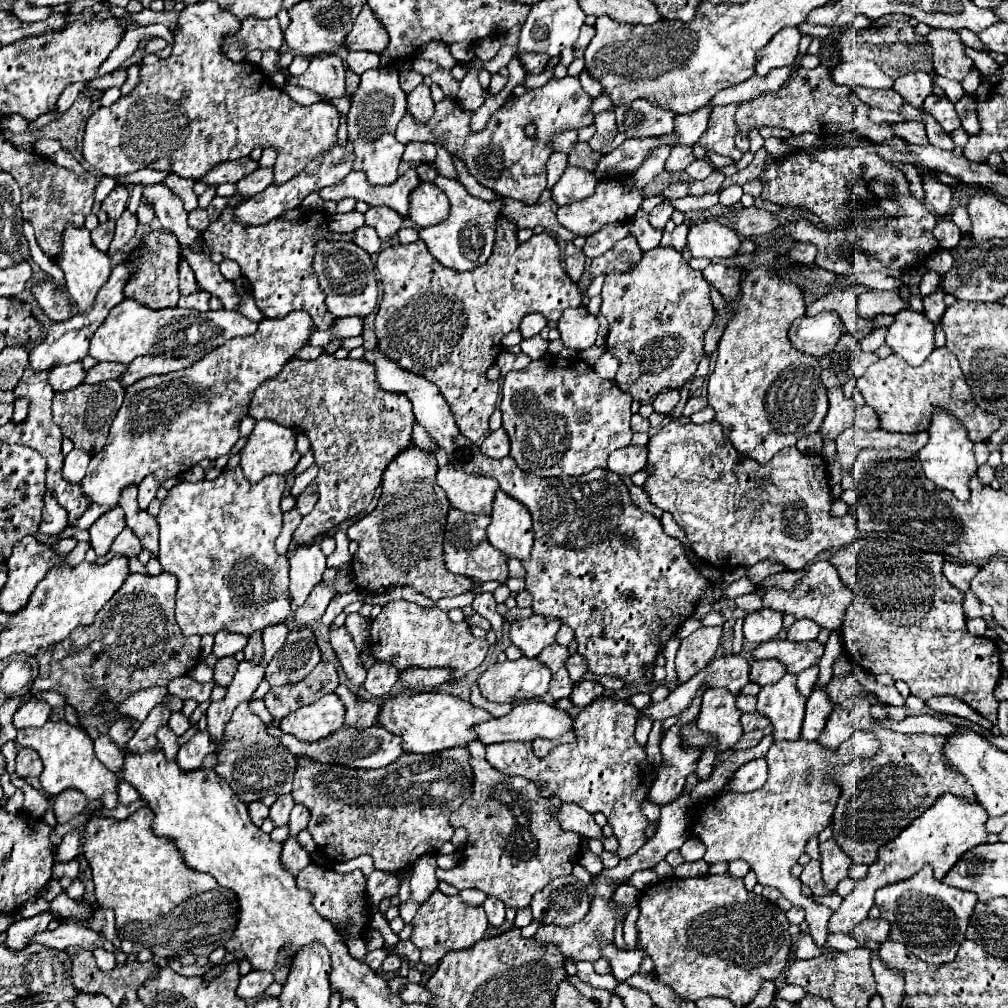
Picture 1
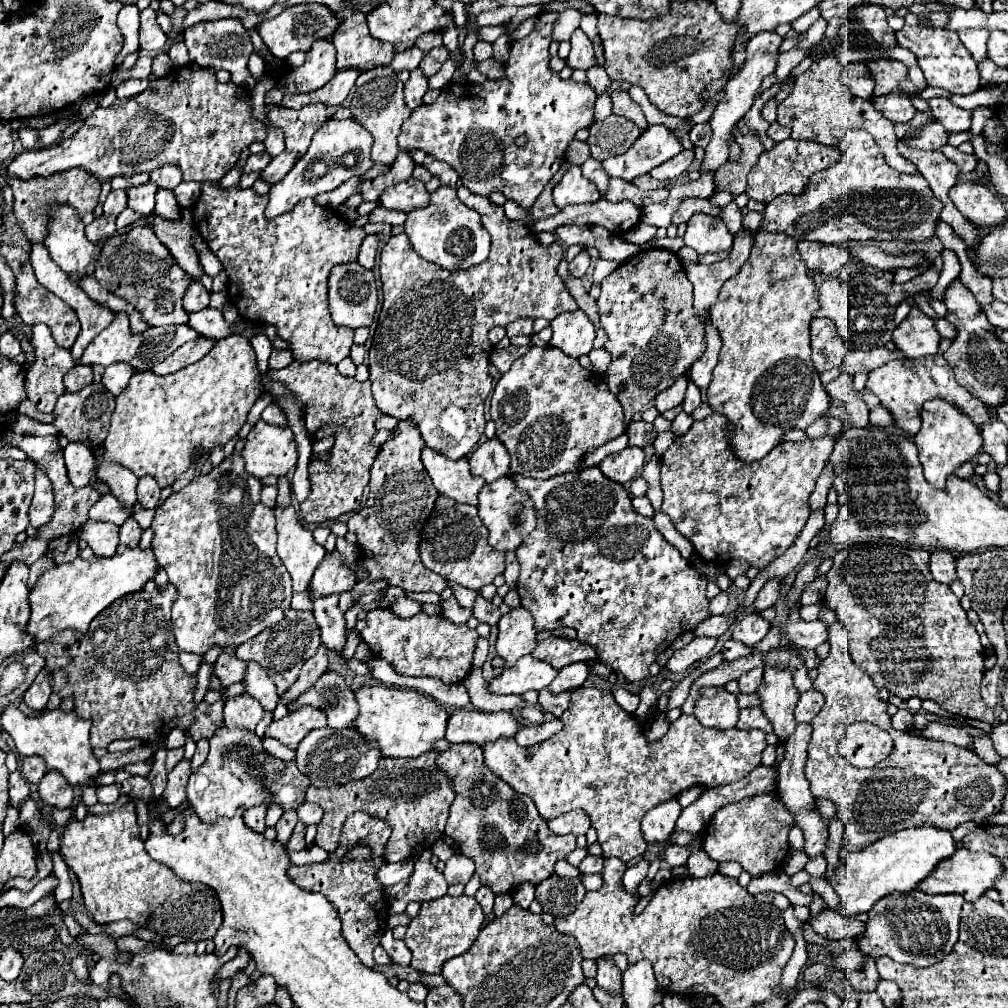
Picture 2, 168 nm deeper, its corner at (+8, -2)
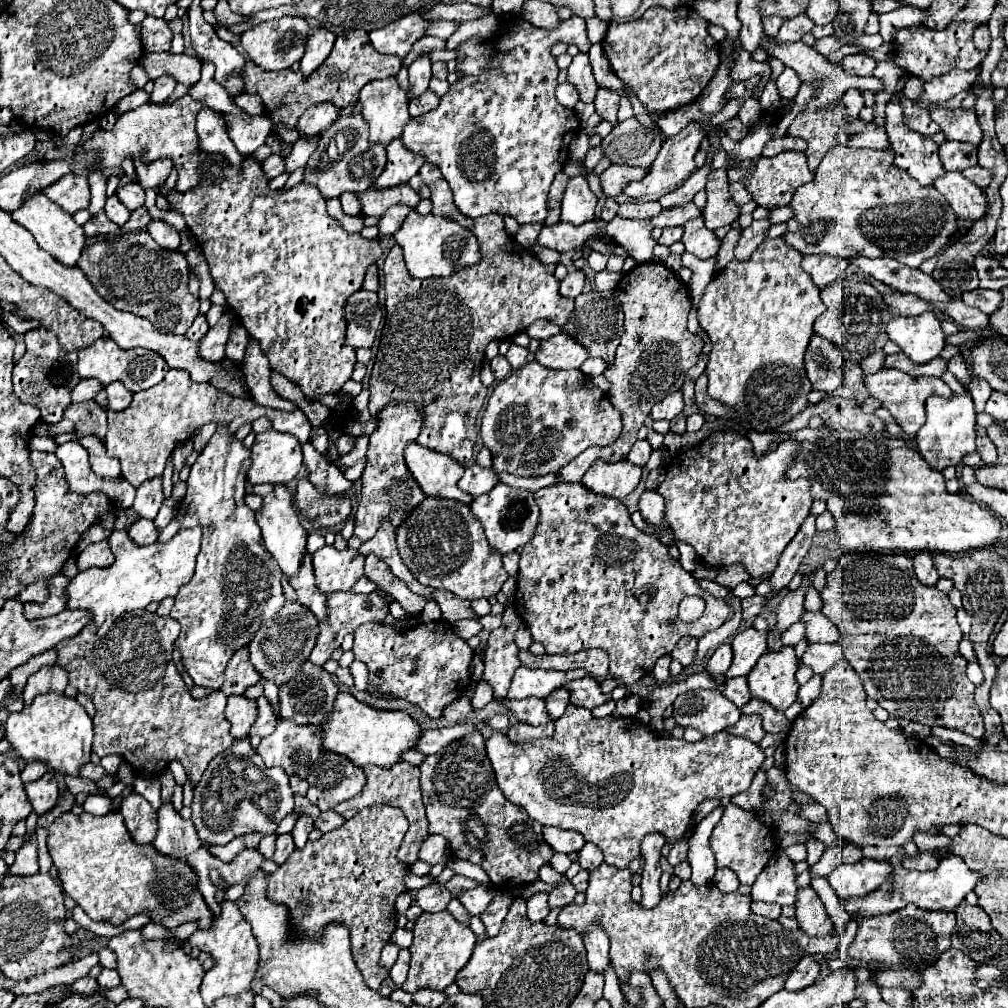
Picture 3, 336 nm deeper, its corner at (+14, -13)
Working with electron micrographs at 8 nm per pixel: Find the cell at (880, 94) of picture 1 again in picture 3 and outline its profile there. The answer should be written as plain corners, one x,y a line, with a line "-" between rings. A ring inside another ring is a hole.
900,98
900,106
904,110
904,124
914,130
914,132
920,132
920,134
936,134
938,132
938,124
932,122
930,118
930,110
924,110
924,108
918,108
912,100
908,98

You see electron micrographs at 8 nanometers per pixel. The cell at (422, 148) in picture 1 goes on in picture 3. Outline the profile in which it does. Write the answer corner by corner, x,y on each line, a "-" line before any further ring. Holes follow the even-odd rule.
428,162
420,168
422,182
430,188
432,196
432,212
450,216
458,220
462,226
468,226
474,230
480,250
482,250
482,262
478,266
470,266
458,274
452,274
450,278
426,278
418,280
412,278
408,268
404,266
402,248
398,244
392,246
384,260
384,292
386,292
386,324
382,328
382,338
378,346
378,354
372,366
370,374
370,400
368,410
372,418
378,418
378,414
392,402
410,402
416,406
416,410
422,414
424,424
418,436
418,444
424,448
430,448
440,454
452,456
458,464
466,466
474,454
474,442
478,436
476,418
478,412
486,400
488,388
480,382
480,370
482,370
482,358
484,348
490,340
506,340
518,332
524,332
526,326
530,326
534,320
544,318
560,328
568,322
574,300
560,296
558,286
560,282
554,278
556,264
544,264
534,254
530,254
528,248
520,246
512,236
504,230
504,220
500,214
486,214
480,218
466,218
452,200
452,190
448,182
442,178
440,170
436,166
430,166

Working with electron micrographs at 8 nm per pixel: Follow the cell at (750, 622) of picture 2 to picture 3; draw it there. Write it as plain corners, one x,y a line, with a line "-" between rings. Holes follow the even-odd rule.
746,628
742,632
738,632
732,640
732,650
734,650
734,660
732,666
726,674
726,678
732,676
746,676
754,664
758,662
758,658
768,650
768,634
766,632
758,632
754,628

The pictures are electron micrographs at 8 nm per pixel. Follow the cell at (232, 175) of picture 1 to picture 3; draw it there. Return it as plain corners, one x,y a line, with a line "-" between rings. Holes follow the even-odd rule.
276,154
268,156
268,158
262,162
262,172
264,172
264,178
266,178
266,180
282,174
282,156
276,156

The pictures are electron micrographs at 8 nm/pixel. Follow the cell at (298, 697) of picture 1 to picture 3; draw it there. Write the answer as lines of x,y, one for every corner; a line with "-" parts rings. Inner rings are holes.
334,592
334,594
328,594
328,610
330,610
330,616
328,616
328,622
322,622
320,624
320,634
318,634
318,642
310,654
310,662
314,666
322,666
326,660
330,660
332,652
336,648
340,648
342,644
342,638
348,634
348,632
354,632
360,624
364,622
382,622
384,616
388,614
388,604
386,600
382,600
378,594
354,594
354,592

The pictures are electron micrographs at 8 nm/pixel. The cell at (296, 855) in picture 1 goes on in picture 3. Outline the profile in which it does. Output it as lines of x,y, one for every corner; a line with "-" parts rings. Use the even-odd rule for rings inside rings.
306,816
298,818
298,822
296,822
294,830
292,830
292,838
294,838
294,844
296,844
298,850
302,850
302,848
306,846
306,842
308,842
308,834
314,830
312,822
314,822
314,820
312,820
312,818
306,818

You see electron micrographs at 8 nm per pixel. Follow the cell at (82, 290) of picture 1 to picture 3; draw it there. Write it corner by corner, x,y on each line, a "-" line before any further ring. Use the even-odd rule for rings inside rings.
36,194
36,196
30,196
22,208
14,210
12,212
12,218
24,226
32,236
34,240
38,242
38,246
46,252
50,252
50,256
54,256
54,260
62,266
76,266
78,258
82,256
82,250
84,250
84,242
86,242
86,236
84,236
84,230
82,226
78,226
74,222
74,218
70,214
66,214
58,204
50,202
44,194

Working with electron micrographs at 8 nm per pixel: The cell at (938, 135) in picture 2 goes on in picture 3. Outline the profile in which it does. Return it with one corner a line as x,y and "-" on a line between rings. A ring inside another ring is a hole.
944,140
940,144
938,154
940,154
942,166
946,170
964,170
968,166
976,166
978,164
978,150
976,150
976,146
970,146
970,144
964,144
964,142

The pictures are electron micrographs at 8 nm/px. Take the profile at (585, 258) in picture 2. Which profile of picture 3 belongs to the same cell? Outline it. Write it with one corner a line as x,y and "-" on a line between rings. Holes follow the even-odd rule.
580,270
570,272
560,282
560,294
566,296
566,298
576,298
582,292
582,286
584,286
584,272
580,272

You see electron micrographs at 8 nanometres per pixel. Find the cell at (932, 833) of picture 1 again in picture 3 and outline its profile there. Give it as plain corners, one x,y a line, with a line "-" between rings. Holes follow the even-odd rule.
860,860
856,864
840,864
828,882
840,900
852,896
868,896
882,884
892,882
894,864
890,860

